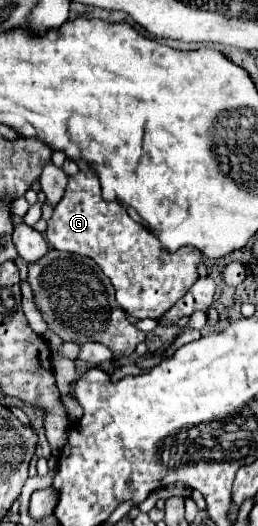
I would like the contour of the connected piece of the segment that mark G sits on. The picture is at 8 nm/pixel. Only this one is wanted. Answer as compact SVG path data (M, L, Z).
M93 170L69 176L67 190L47 222L45 236L55 250L93 258L115 286L117 304L125 310L125 314L139 320L159 320L199 278L197 268L201 262L201 252L193 246L183 246L177 252L167 254L145 226L129 218L123 206L101 198L99 178Z

